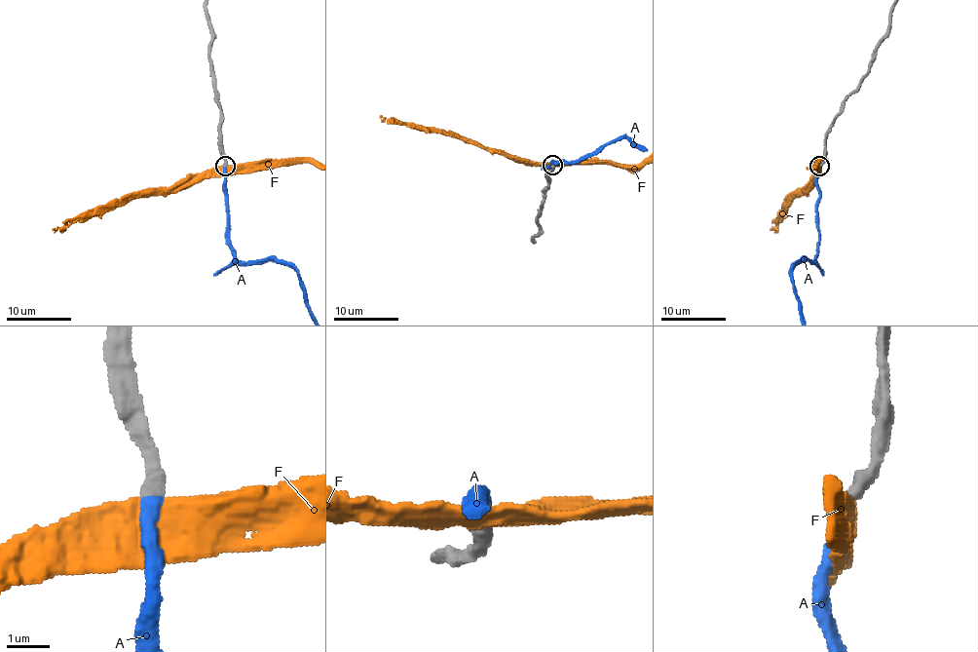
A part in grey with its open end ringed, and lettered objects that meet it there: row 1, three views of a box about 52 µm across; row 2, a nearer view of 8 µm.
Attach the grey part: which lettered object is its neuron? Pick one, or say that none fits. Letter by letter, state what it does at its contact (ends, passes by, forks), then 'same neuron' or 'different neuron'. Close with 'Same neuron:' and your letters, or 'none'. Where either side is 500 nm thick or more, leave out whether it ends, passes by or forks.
A: it ends there; same neuron
F: different neuron
Same neuron: A

